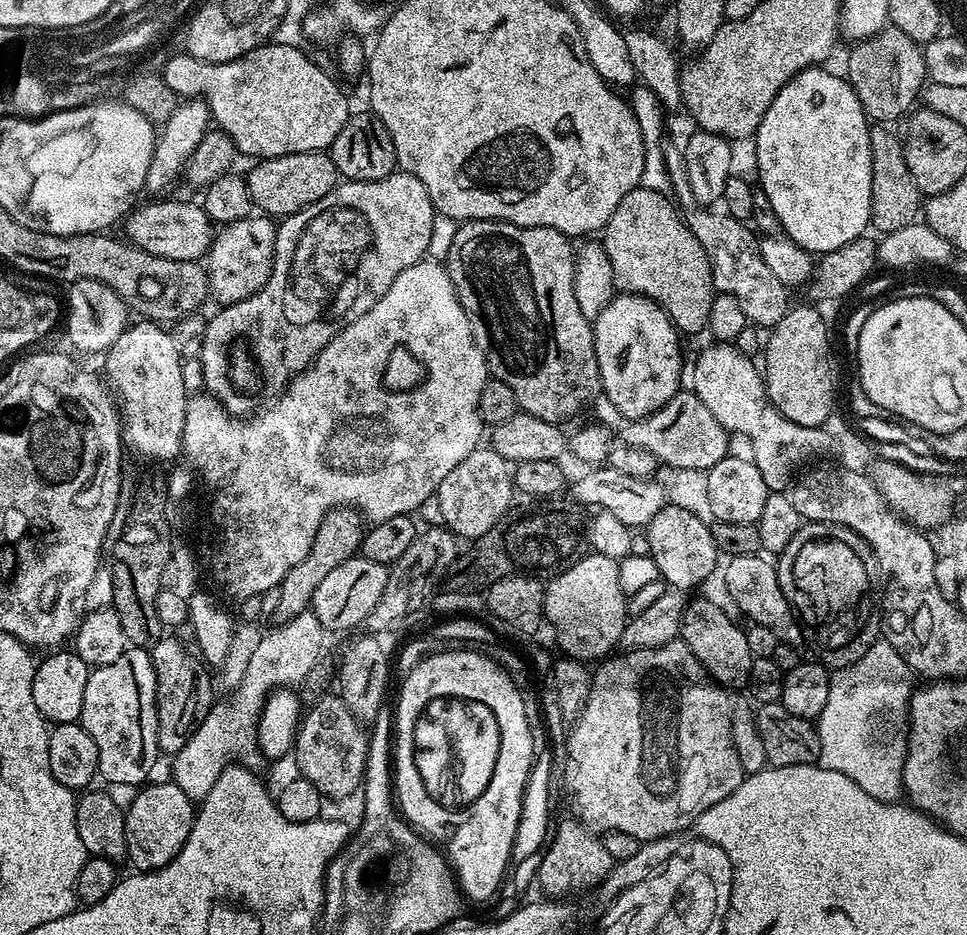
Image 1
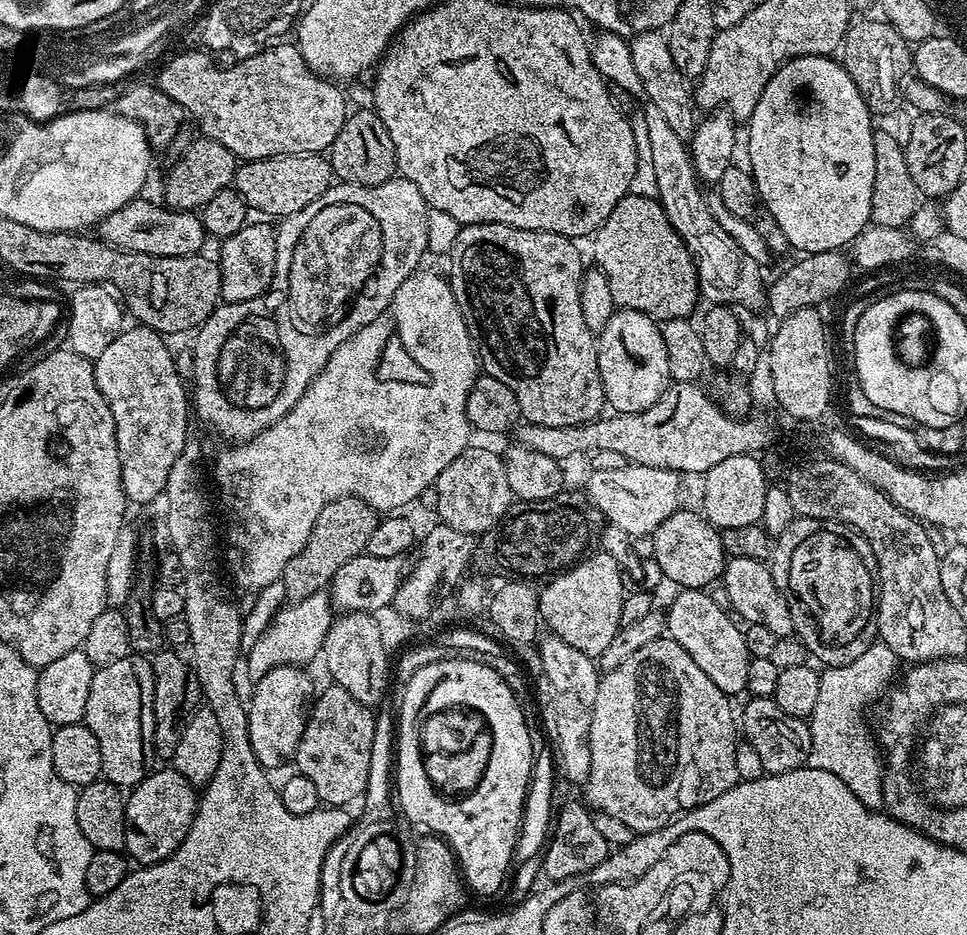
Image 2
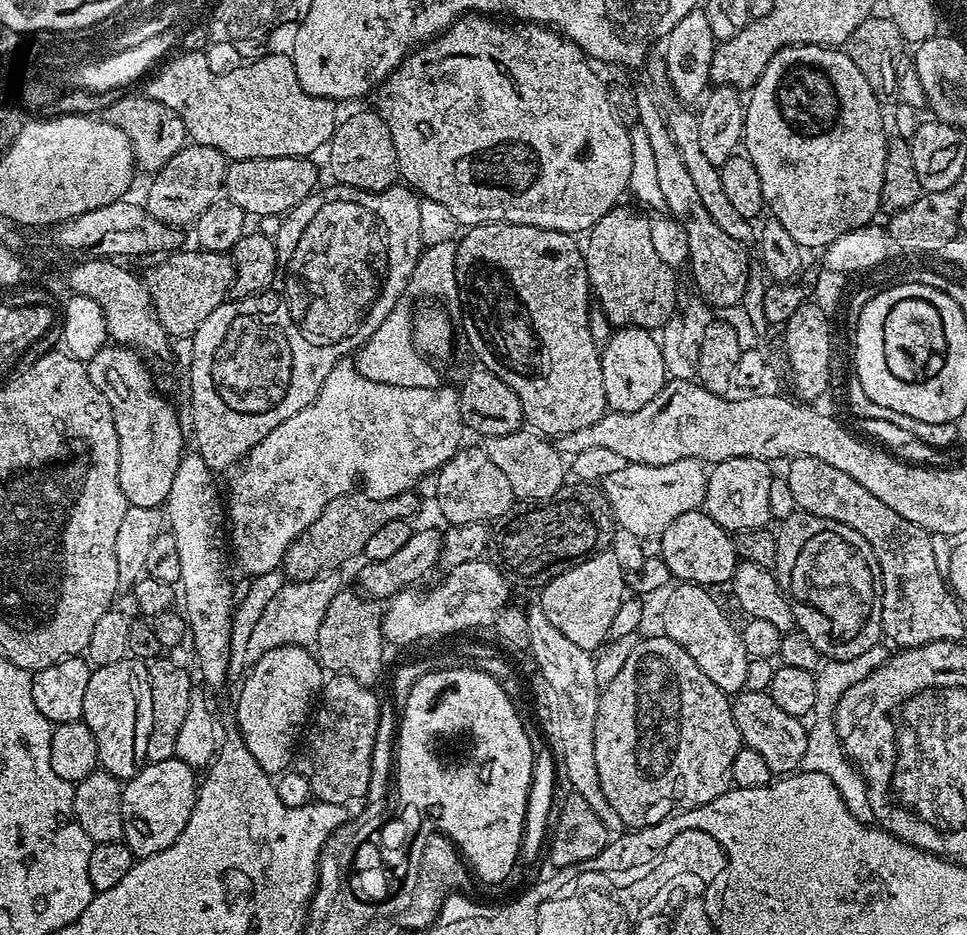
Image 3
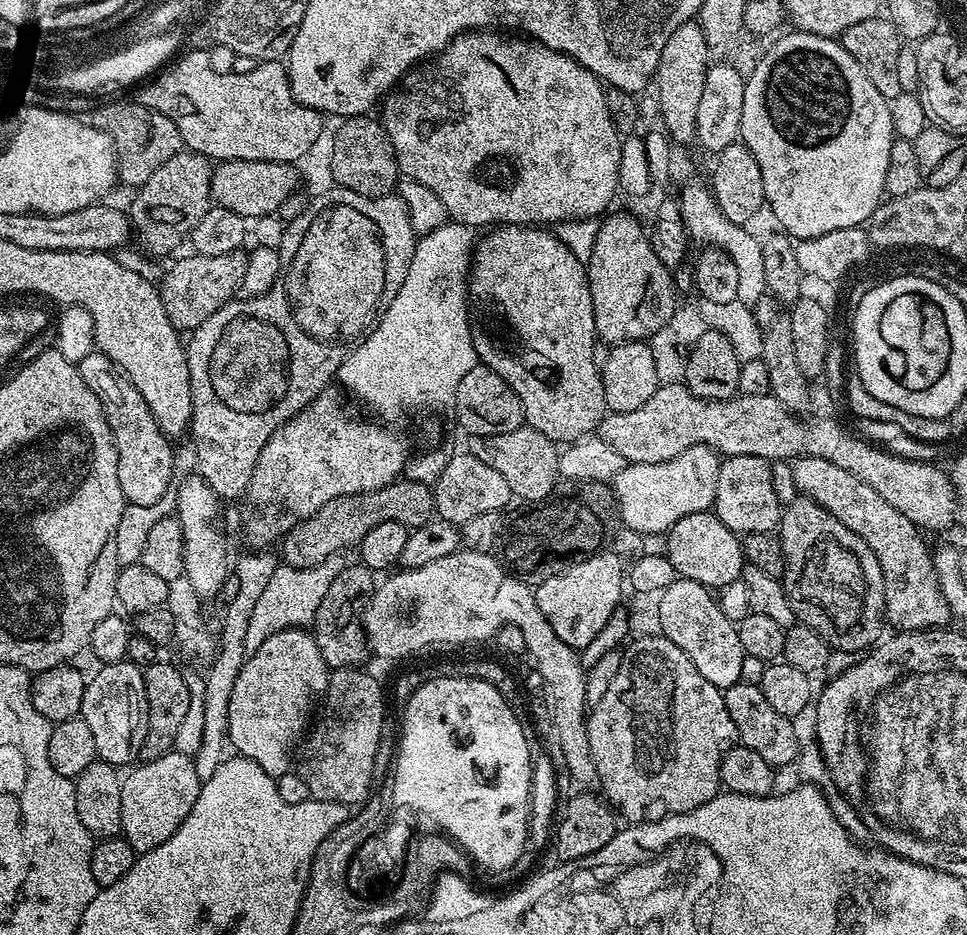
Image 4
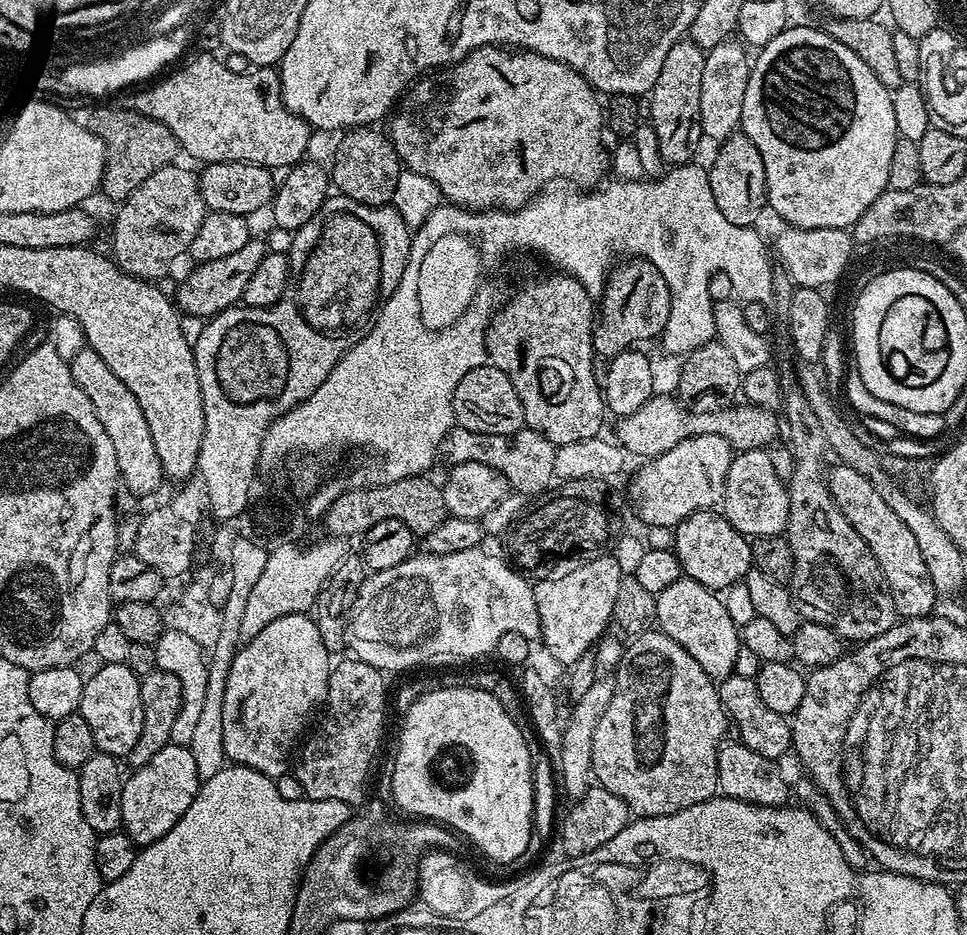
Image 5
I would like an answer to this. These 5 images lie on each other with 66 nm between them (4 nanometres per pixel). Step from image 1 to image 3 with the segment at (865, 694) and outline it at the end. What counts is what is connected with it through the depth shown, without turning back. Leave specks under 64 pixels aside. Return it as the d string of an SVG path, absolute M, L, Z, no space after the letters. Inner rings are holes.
M883 643L870 646L870 650L866 655L860 658L825 659L815 673L816 701L812 707L811 715L816 716L816 721L810 724L808 728L808 745L806 746L802 768L805 772L826 774L826 778L830 778L830 782L834 782L834 786L838 786L842 798L848 803L848 807L853 810L868 808L868 783L864 780L864 775L861 774L859 768L844 755L840 746L840 739L836 733L834 717L842 694L846 694L846 690L850 690L850 686L854 686L854 682L862 682L862 678L868 676L869 669L882 666L885 660L888 659L890 652L889 649L886 650L884 647Z

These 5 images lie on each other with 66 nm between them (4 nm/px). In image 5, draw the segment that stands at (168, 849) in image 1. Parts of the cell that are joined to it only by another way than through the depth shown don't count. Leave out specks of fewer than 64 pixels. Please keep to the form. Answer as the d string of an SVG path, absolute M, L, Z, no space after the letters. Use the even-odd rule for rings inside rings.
M170 743L158 750L158 754L154 754L146 766L135 769L125 779L120 819L123 831L138 846L158 842L158 838L165 836L178 822L178 818L190 810L190 802L194 802L201 783L188 746Z

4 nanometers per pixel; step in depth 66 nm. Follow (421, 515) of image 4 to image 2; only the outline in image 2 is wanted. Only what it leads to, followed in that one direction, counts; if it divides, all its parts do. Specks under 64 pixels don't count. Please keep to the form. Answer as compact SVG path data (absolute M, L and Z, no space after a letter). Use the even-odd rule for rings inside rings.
M339 496L337 500L330 502L322 510L322 514L318 514L318 522L314 522L310 538L306 538L306 546L302 546L302 550L294 554L290 562L286 562L282 579L287 599L301 600L327 589L339 567L345 566L346 562L367 549L370 534L374 534L374 526L378 526L381 519L381 513L357 496Z

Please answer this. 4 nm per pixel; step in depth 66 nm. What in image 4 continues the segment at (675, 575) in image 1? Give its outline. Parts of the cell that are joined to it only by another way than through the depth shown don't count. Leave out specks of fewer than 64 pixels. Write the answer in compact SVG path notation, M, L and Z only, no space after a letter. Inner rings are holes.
M709 510L698 514L686 514L674 526L668 529L668 557L674 566L677 577L693 580L709 590L724 588L741 579L746 567L742 540L723 524L715 511Z

